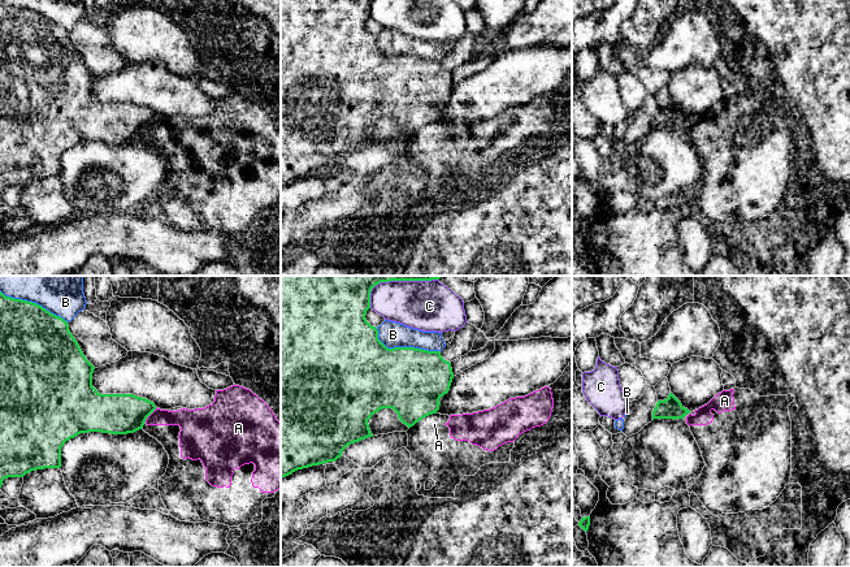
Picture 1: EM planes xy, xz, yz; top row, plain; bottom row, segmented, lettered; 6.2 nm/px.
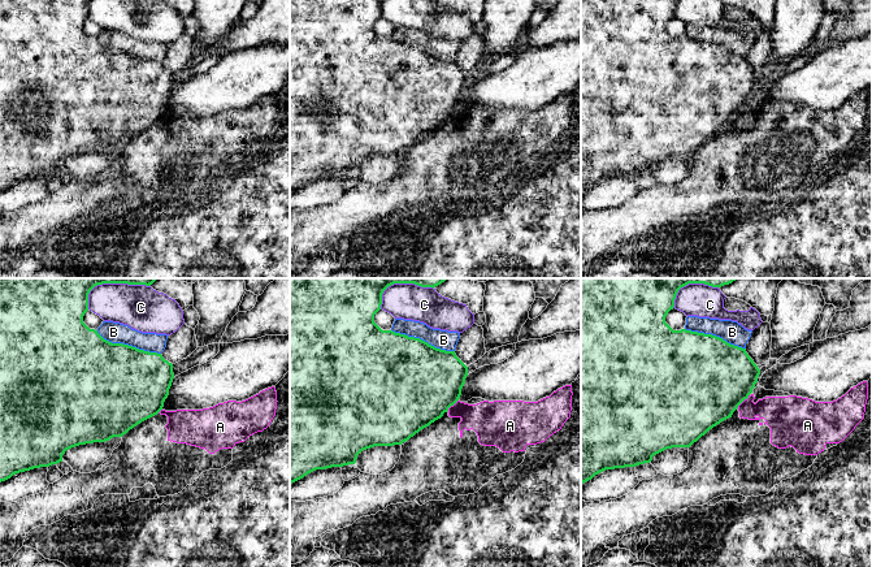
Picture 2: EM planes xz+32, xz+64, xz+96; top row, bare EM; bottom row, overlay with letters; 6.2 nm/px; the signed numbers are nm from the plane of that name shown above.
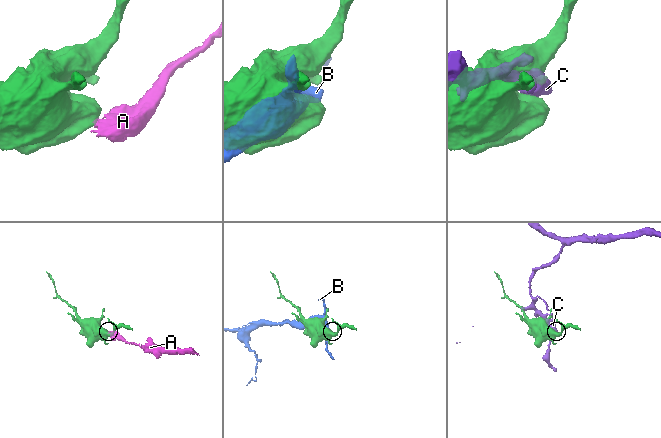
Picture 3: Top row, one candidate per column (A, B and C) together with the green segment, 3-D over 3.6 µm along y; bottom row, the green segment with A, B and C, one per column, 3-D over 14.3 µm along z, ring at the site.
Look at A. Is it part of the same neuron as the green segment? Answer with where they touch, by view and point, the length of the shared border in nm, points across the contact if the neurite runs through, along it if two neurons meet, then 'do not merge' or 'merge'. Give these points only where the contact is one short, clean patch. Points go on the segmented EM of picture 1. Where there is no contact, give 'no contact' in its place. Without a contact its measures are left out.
contact xy (150, 414); length 120 nm; border xy (156, 407), (144, 421); do not merge

